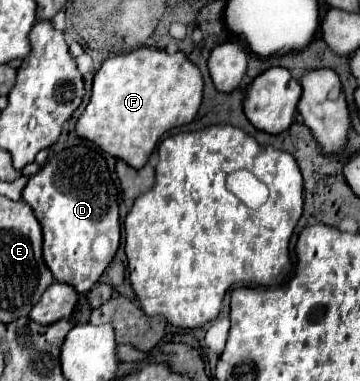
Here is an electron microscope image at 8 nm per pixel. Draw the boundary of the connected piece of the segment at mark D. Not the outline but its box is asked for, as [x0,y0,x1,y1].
[23,145,121,293]

